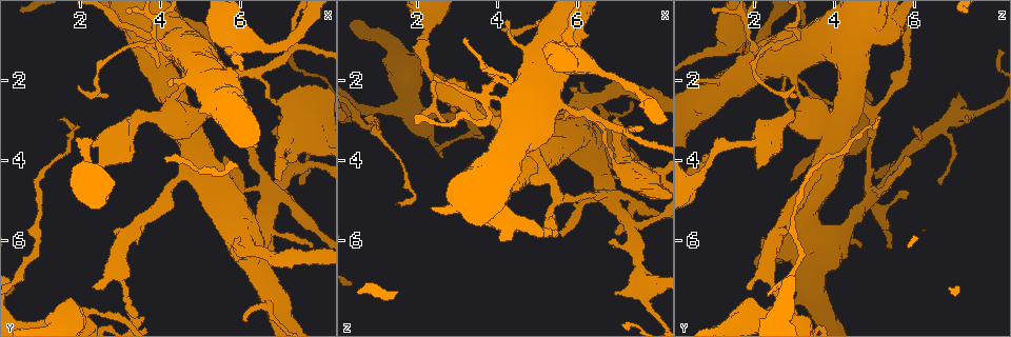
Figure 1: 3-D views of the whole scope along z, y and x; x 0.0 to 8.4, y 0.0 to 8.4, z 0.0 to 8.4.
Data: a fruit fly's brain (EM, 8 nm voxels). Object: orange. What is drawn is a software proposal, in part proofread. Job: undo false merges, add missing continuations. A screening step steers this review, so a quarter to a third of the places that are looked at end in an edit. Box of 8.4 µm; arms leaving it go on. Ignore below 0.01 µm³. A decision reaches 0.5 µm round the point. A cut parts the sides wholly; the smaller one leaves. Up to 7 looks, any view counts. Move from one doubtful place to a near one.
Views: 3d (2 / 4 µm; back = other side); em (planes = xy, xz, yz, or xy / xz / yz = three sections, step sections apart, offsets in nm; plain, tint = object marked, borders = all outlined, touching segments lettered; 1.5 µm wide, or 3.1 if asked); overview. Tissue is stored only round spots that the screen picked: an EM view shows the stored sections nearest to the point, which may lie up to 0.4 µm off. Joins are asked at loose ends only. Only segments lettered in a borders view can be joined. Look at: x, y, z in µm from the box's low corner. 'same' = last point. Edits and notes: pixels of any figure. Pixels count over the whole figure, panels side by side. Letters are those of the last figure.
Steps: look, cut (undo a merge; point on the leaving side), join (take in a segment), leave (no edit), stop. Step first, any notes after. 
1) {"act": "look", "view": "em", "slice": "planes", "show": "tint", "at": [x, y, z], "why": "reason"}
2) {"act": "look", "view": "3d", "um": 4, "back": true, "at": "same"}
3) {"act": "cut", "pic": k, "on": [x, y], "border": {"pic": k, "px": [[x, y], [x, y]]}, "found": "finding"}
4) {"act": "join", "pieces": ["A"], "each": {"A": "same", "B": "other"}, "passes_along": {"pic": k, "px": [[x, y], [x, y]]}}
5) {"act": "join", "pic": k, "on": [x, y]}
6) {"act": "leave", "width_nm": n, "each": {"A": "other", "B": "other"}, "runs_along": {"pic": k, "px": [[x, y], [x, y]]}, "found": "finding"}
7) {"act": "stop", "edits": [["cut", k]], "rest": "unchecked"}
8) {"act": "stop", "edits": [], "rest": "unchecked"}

{"act": "look", "view": "3d", "um": 2, "at": [6.90, 4.85, 4.95], "why": "arms part here"}

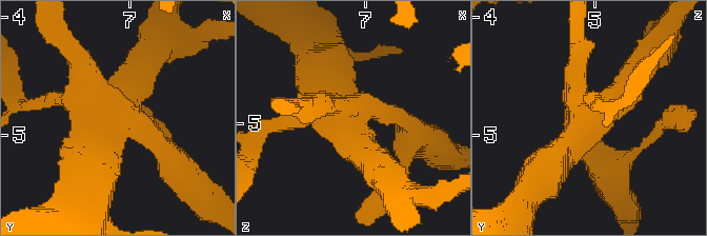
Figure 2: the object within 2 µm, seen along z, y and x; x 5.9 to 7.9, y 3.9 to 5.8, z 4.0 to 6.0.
{"act": "look", "view": "em", "slice": "xz", "step": 8, "show": "borders", "at": [6.82, 4.88, 4.92], "why": "now the EM"}

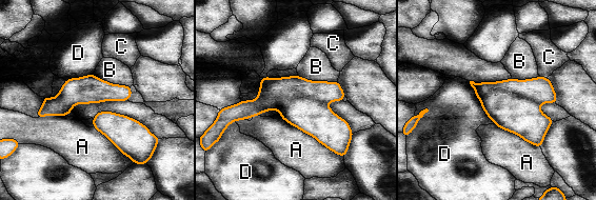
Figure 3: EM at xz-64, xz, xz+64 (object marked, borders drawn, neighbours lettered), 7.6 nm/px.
{"act": "cut", "pic": 3, "on": [539, 90], "longest_contact_nm": ["A", 600], "each": {"A": "other", "B": "other", "C": "other", "D": "other"}, "border": {"pic": 3, "px": [[479, 98], [509, 91], [538, 104]]}, "found": "two neurons meet here"}

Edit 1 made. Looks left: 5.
{"act": "look", "view": "3d", "um": 4, "back": true, "at": [3.70, 1.15, 2.50], "why": "arms part here"}

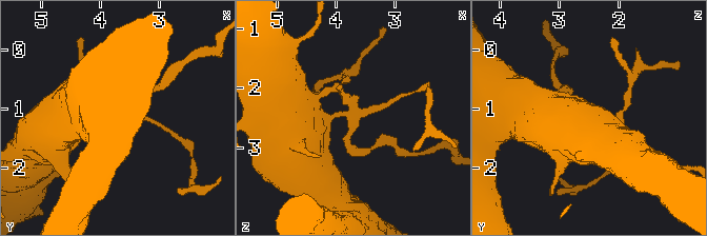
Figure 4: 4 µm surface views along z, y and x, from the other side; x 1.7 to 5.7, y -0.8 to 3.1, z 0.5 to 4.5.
{"act": "look", "view": "em", "slice": "planes", "show": "tint", "at": "same", "arms": 3, "why": "need the tissue"}

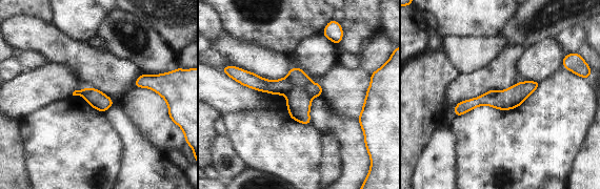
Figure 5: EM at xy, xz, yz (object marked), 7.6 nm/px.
{"act": "look", "view": "em", "slice": "planes", "show": "borders", "at": "same"}

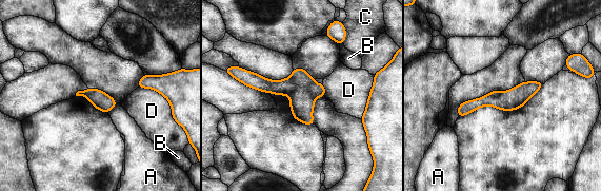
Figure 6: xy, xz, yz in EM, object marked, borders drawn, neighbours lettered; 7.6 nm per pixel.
{"act": "cut", "pic": 6, "on": [301, 102], "each": {"A": "other", "B": "other", "C": "other", "D": "other"}, "found": "two neurons meet here"}

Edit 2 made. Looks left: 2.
{"act": "look", "view": "em", "slice": "planes", "show": "tint", "at": [7.55, 4.60, 6.55], "why": "branch stops here"}

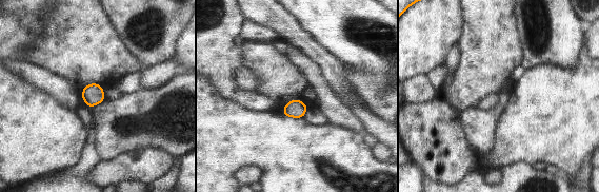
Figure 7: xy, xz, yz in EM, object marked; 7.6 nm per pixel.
{"act": "look", "view": "em", "slice": "planes", "show": "borders", "at": "same"}

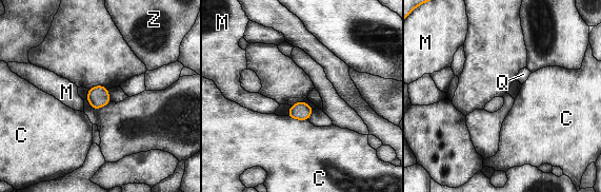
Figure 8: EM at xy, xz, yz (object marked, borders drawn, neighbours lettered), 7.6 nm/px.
{"act": "leave", "longest_contact_nm": ["C", 170], "each": {"C": "other", "M": "other", "Q": "other", "Z": "other"}, "border": {"pic": 8, "px": [[287, 115], [297, 119], [307, 120]]}, "found": "none of them fits"}

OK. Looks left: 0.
{"act": "stop", "edits": [["cut", 3], ["cut", 6]], "rest": "unchecked"}

